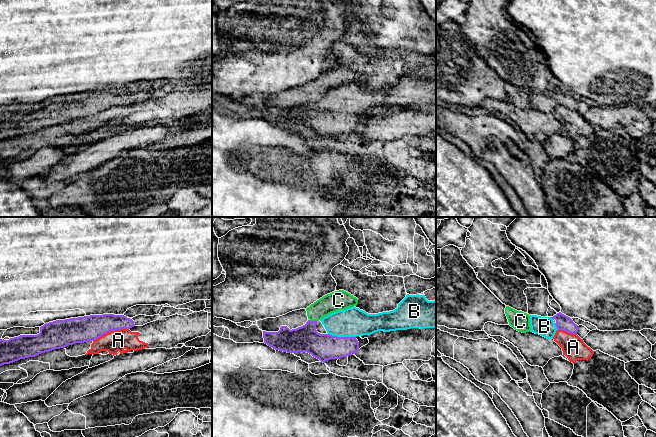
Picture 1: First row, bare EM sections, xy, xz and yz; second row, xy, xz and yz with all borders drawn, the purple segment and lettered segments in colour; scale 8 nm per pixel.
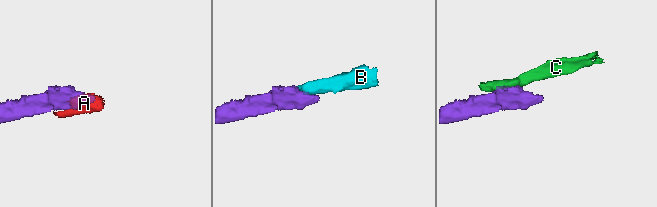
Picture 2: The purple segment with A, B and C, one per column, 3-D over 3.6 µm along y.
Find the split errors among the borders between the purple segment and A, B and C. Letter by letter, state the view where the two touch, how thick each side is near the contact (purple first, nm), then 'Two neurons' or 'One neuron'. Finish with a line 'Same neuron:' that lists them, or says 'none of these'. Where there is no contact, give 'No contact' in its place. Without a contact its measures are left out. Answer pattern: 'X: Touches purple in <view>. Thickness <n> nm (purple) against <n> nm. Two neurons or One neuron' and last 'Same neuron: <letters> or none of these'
A: Touches purple in xy. Thickness 200 nm (purple) against 170 nm. Two neurons
B: Touches purple in xz. Thickness 220 nm (purple) against 240 nm. One neuron
C: Touches purple in xz. Thickness 220 nm (purple) against 160 nm. Two neurons
Same neuron: B

